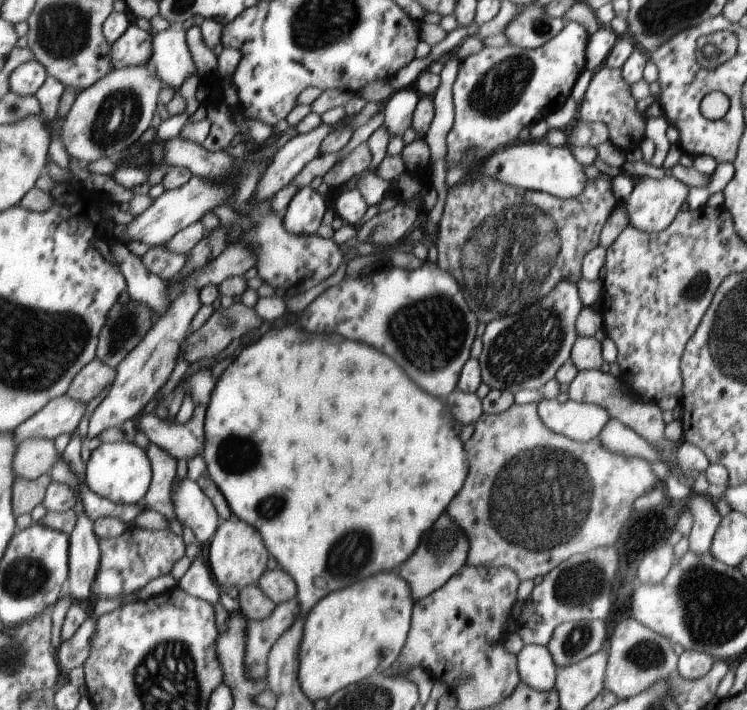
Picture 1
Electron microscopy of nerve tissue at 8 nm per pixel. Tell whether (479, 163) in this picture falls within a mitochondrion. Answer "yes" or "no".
no

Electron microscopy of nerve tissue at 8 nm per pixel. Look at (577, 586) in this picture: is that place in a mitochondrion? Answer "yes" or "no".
yes

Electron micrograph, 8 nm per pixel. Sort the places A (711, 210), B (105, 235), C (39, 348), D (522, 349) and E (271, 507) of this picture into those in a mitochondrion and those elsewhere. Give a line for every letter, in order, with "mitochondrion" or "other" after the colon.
A: other
B: other
C: mitochondrion
D: mitochondrion
E: mitochondrion

